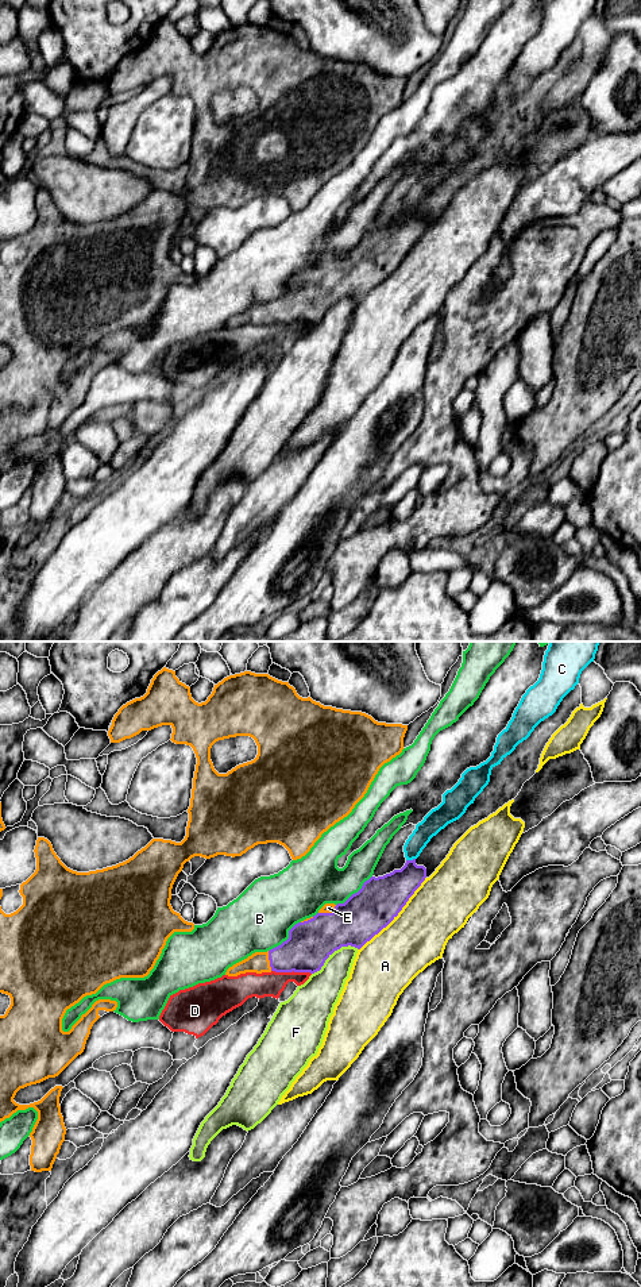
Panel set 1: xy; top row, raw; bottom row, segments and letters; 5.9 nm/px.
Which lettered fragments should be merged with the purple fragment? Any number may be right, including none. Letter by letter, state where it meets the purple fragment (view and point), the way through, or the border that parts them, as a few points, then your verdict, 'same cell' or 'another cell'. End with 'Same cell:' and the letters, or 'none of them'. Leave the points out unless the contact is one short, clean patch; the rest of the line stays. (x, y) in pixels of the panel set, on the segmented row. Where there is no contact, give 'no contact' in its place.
A: contact xy (396, 916); another cell
B: contact xy (355, 893); another cell
C: contact xy (410, 860); border xy (414, 858), (406, 860); another cell
D: contact xy (292, 971); another cell
E: contact xy (328, 913); same cell
F: contact xy (333, 951); another cell
Same cell: E

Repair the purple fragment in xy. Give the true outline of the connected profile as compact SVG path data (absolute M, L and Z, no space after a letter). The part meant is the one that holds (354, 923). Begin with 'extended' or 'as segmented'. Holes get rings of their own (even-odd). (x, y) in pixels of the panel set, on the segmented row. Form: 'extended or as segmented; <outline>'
extended; M416 859L406 860L401 870L383 876L371 876L362 889L344 903L325 903L316 916L296 924L289 930L289 939L281 945L267 951L255 952L247 959L233 964L225 972L238 976L246 972L310 972L321 970L325 960L341 947L360 949L367 941L386 928L402 910L409 898L426 878L426 868L417 866Z

